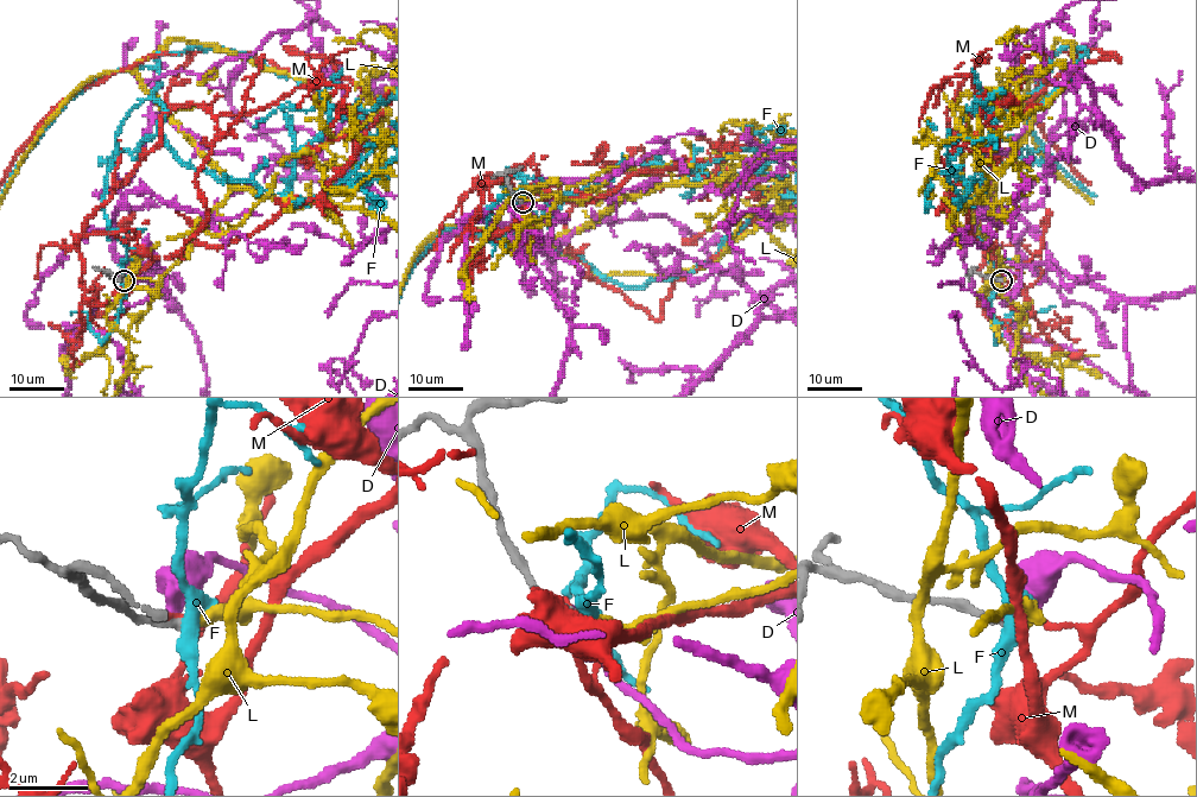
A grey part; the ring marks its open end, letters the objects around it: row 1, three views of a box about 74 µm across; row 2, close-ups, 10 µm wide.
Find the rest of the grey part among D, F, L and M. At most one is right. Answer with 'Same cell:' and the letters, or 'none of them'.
Same cell: L

